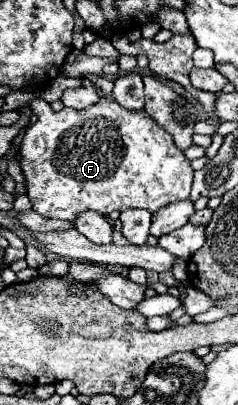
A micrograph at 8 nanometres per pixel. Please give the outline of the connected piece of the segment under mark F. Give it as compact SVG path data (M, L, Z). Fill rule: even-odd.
M36 97L30 103L36 113L36 123L26 127L22 139L22 173L26 177L28 197L36 213L48 219L64 219L74 221L80 211L94 209L102 215L126 209L146 209L150 213L166 207L174 201L182 201L190 197L194 169L190 161L184 157L168 131L164 131L146 111L128 111L118 101L100 97L98 103L84 111L62 109L58 113L52 107Z

